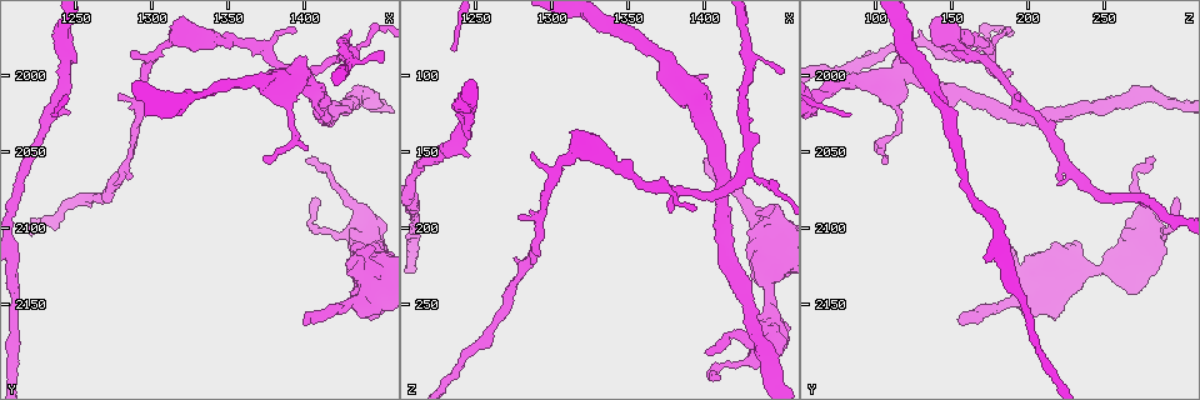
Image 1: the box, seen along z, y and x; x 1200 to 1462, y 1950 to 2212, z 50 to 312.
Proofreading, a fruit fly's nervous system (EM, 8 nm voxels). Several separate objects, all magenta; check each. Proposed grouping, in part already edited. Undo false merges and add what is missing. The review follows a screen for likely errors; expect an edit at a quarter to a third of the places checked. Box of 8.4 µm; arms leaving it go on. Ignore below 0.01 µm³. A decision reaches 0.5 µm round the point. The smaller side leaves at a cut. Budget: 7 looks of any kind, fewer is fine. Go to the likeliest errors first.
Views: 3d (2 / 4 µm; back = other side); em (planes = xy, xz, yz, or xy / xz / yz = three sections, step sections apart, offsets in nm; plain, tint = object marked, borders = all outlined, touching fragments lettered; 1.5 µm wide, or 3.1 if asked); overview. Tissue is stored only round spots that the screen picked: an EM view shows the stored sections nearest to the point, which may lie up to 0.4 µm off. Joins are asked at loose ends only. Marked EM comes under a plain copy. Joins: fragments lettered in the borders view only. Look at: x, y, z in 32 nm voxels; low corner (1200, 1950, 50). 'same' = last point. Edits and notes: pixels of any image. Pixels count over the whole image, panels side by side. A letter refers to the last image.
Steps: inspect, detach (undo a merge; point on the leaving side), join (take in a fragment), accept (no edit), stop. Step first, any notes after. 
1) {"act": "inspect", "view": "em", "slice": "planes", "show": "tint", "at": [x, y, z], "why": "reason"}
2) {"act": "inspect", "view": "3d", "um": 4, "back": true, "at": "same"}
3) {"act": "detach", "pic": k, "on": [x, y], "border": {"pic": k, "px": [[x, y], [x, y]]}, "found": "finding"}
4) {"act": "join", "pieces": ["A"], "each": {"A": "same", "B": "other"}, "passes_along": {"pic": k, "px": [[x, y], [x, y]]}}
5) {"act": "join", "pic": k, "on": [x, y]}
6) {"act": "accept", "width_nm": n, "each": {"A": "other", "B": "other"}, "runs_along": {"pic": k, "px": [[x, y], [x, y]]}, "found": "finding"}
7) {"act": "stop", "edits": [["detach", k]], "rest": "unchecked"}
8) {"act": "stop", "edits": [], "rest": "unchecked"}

{"act": "inspect", "view": "3d", "um": 2, "at": [1402, 2162, 154], "why": "tapers out"}

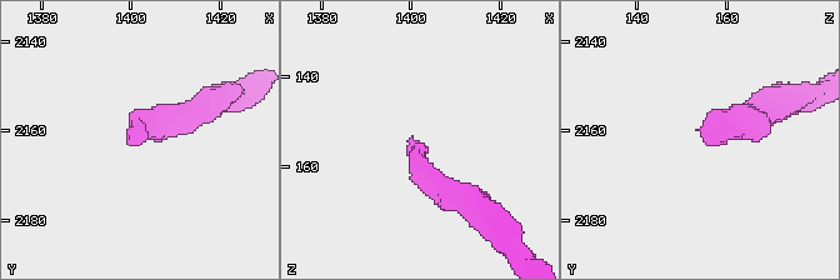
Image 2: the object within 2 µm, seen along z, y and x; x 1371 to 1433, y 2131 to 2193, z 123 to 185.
{"act": "inspect", "view": "em", "slice": "xz", "step": 8, "show": "tint", "at": [1400, 2161, 155]}

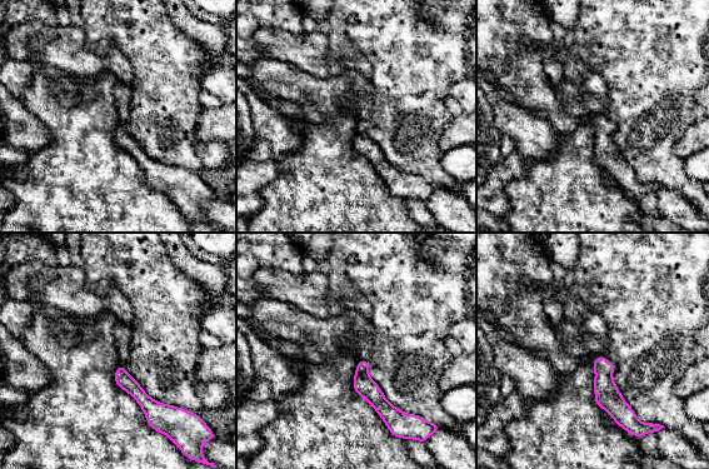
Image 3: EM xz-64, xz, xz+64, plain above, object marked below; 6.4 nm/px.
{"act": "inspect", "view": "em", "slice": "yz", "step": 4, "show": "borders", "at": "same"}

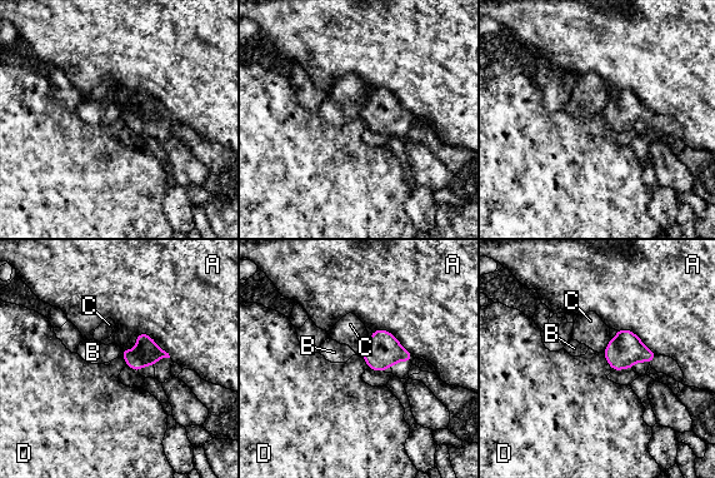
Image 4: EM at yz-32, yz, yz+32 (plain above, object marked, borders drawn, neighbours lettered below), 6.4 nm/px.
{"act": "accept", "width_nm": 170, "each": {"A": "other", "B": "other", "C": "other", "D": "other"}, "border": {"pic": 4, "px": [[603, 353], [608, 364], [614, 371]]}, "found": "none of them fits"}

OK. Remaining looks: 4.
{"act": "inspect", "view": "3d", "um": 2, "at": [1404, 2052, 280], "why": "tapers out"}

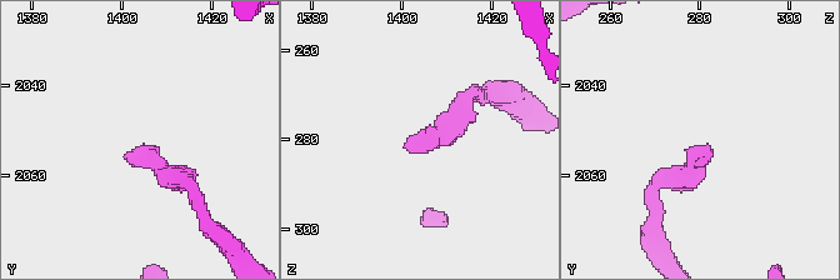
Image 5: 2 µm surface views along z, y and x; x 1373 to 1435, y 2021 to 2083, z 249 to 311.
{"act": "inspect", "view": "em", "slice": "planes", "show": "borders", "at": [1402, 2054, 282], "why": "need the tissue"}

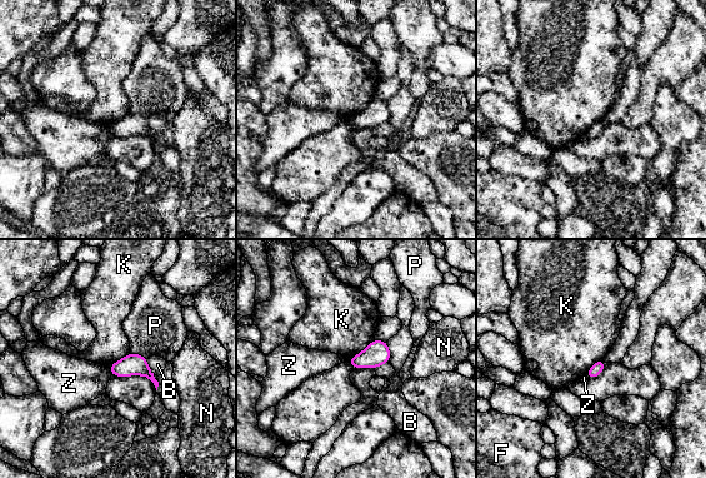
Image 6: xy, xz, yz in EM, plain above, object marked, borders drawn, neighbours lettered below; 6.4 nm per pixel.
{"act": "accept", "longest_contact_nm": ["K", 240], "each": {"B": "other", "F": "other", "K": "other", "N": "other", "P": "other", "Z": "other"}, "border": {"pic": 6, "px": [[374, 338], [348, 362]]}, "found": "none of them fits"}

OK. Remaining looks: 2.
{"act": "stop", "edits": [], "rest": "unchecked"}

